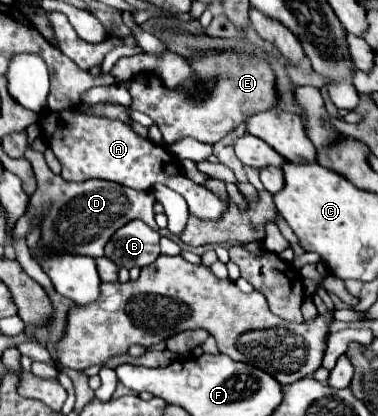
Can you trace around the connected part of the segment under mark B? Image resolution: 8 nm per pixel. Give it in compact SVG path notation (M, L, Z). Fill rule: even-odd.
M134 219L120 227L106 243L106 257L118 267L146 267L160 255L160 235L146 223Z

